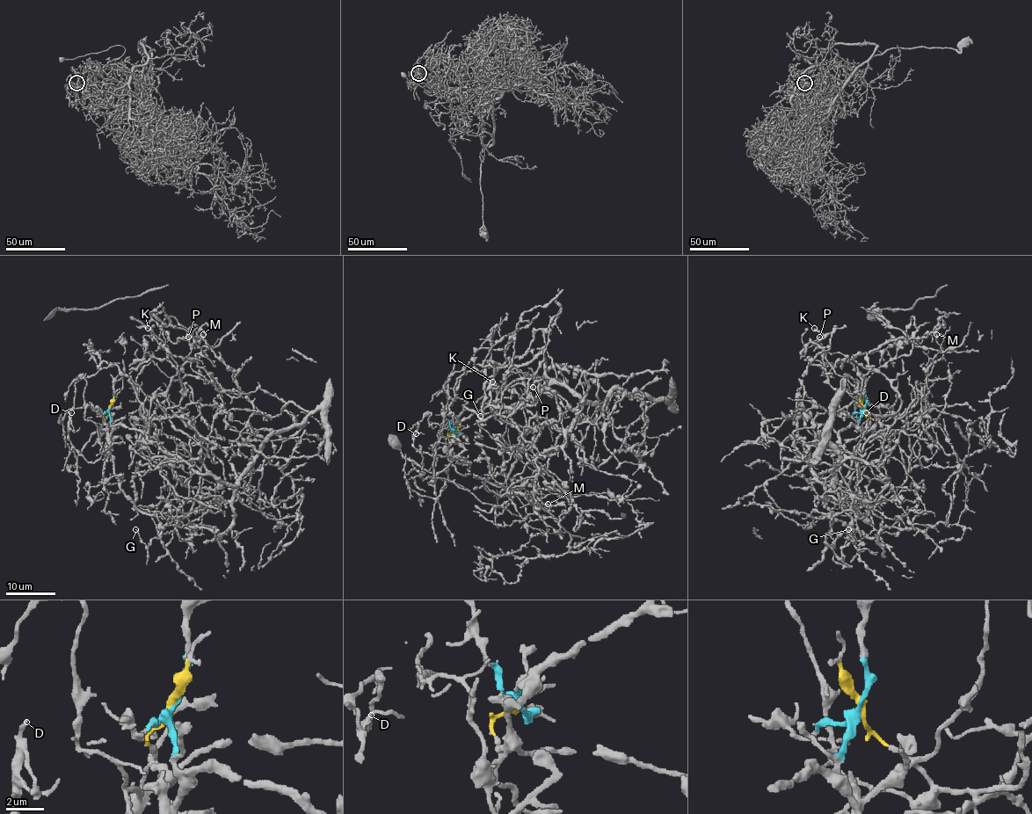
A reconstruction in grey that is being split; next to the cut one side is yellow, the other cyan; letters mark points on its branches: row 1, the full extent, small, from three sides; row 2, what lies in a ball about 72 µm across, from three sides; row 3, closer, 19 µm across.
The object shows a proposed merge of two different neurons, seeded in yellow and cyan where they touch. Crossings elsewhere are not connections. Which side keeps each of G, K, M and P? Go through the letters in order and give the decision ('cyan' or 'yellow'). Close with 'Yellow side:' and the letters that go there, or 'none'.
G: cyan
K: cyan
M: cyan
P: cyan
Yellow side: none

